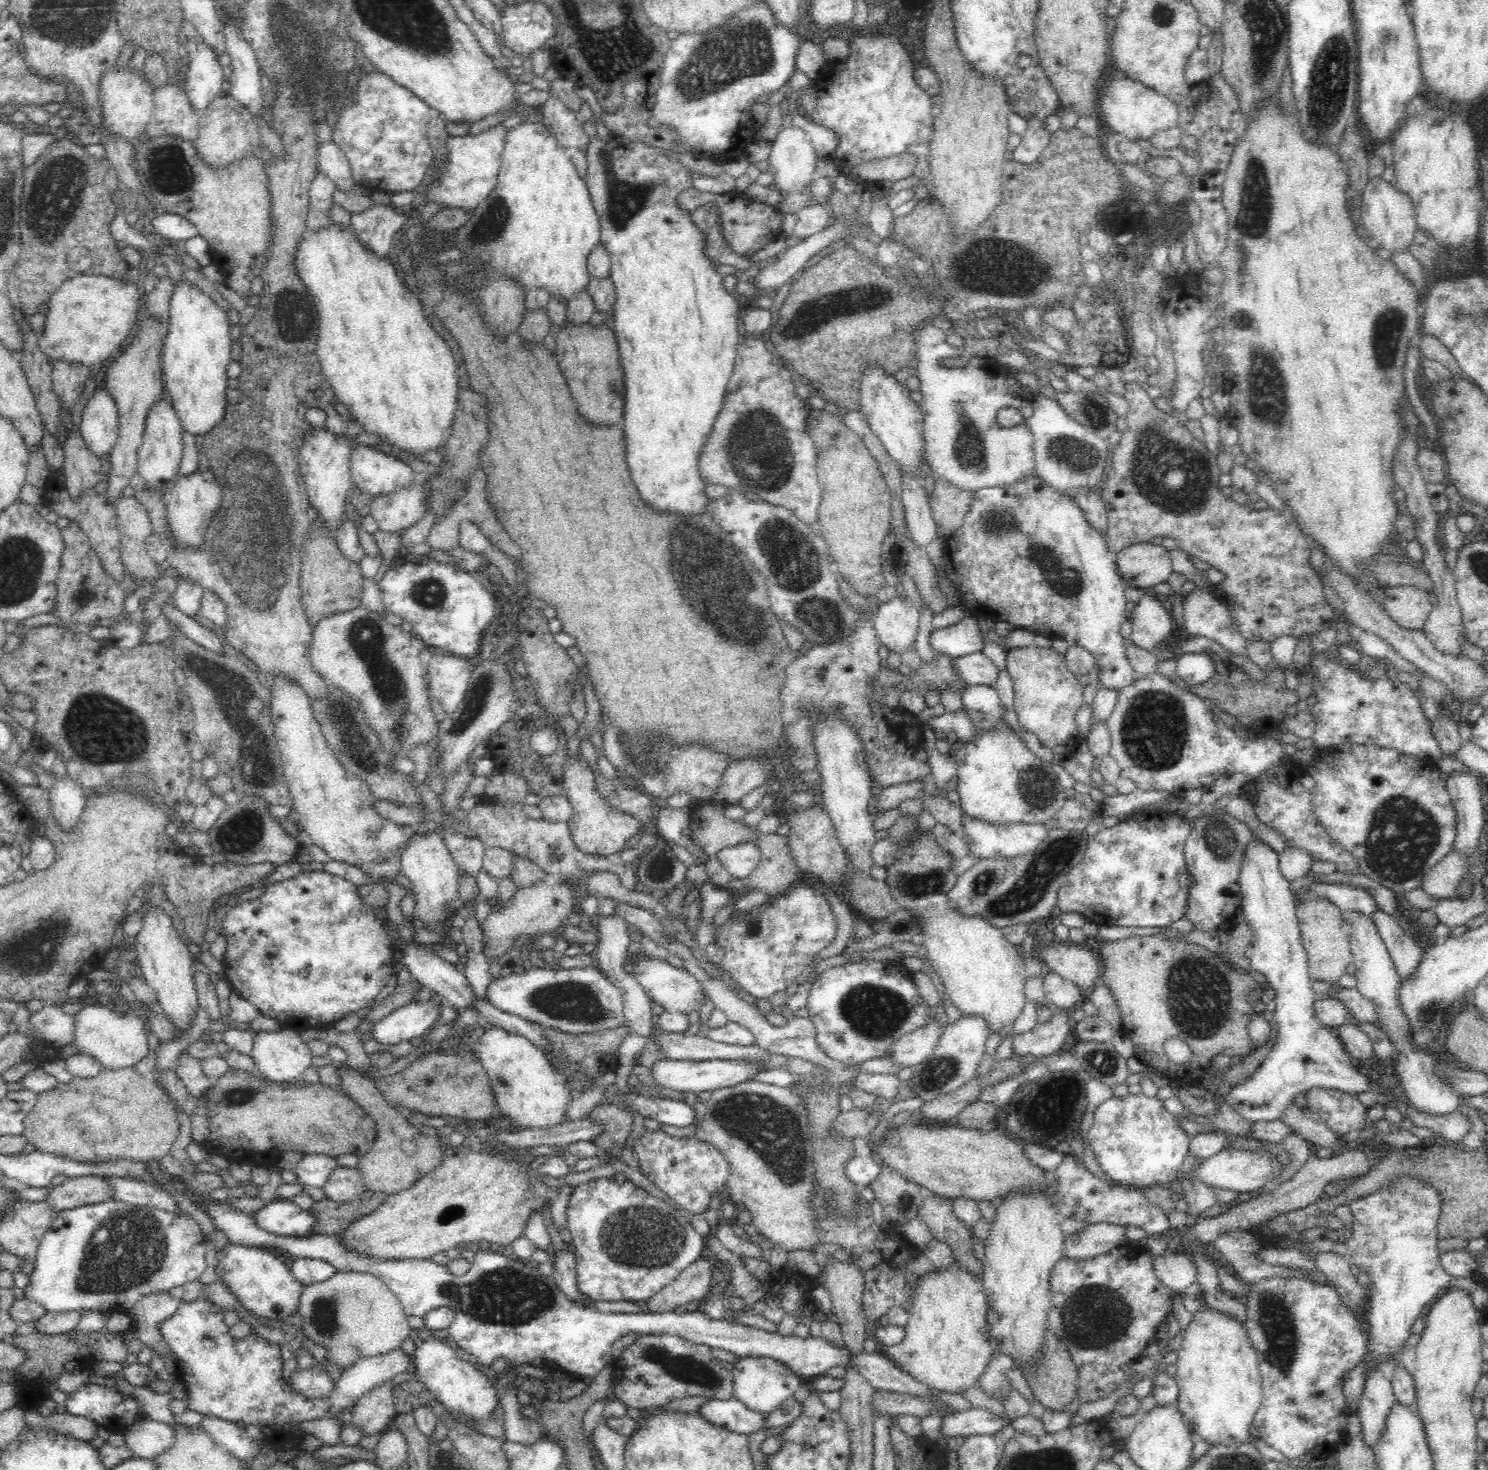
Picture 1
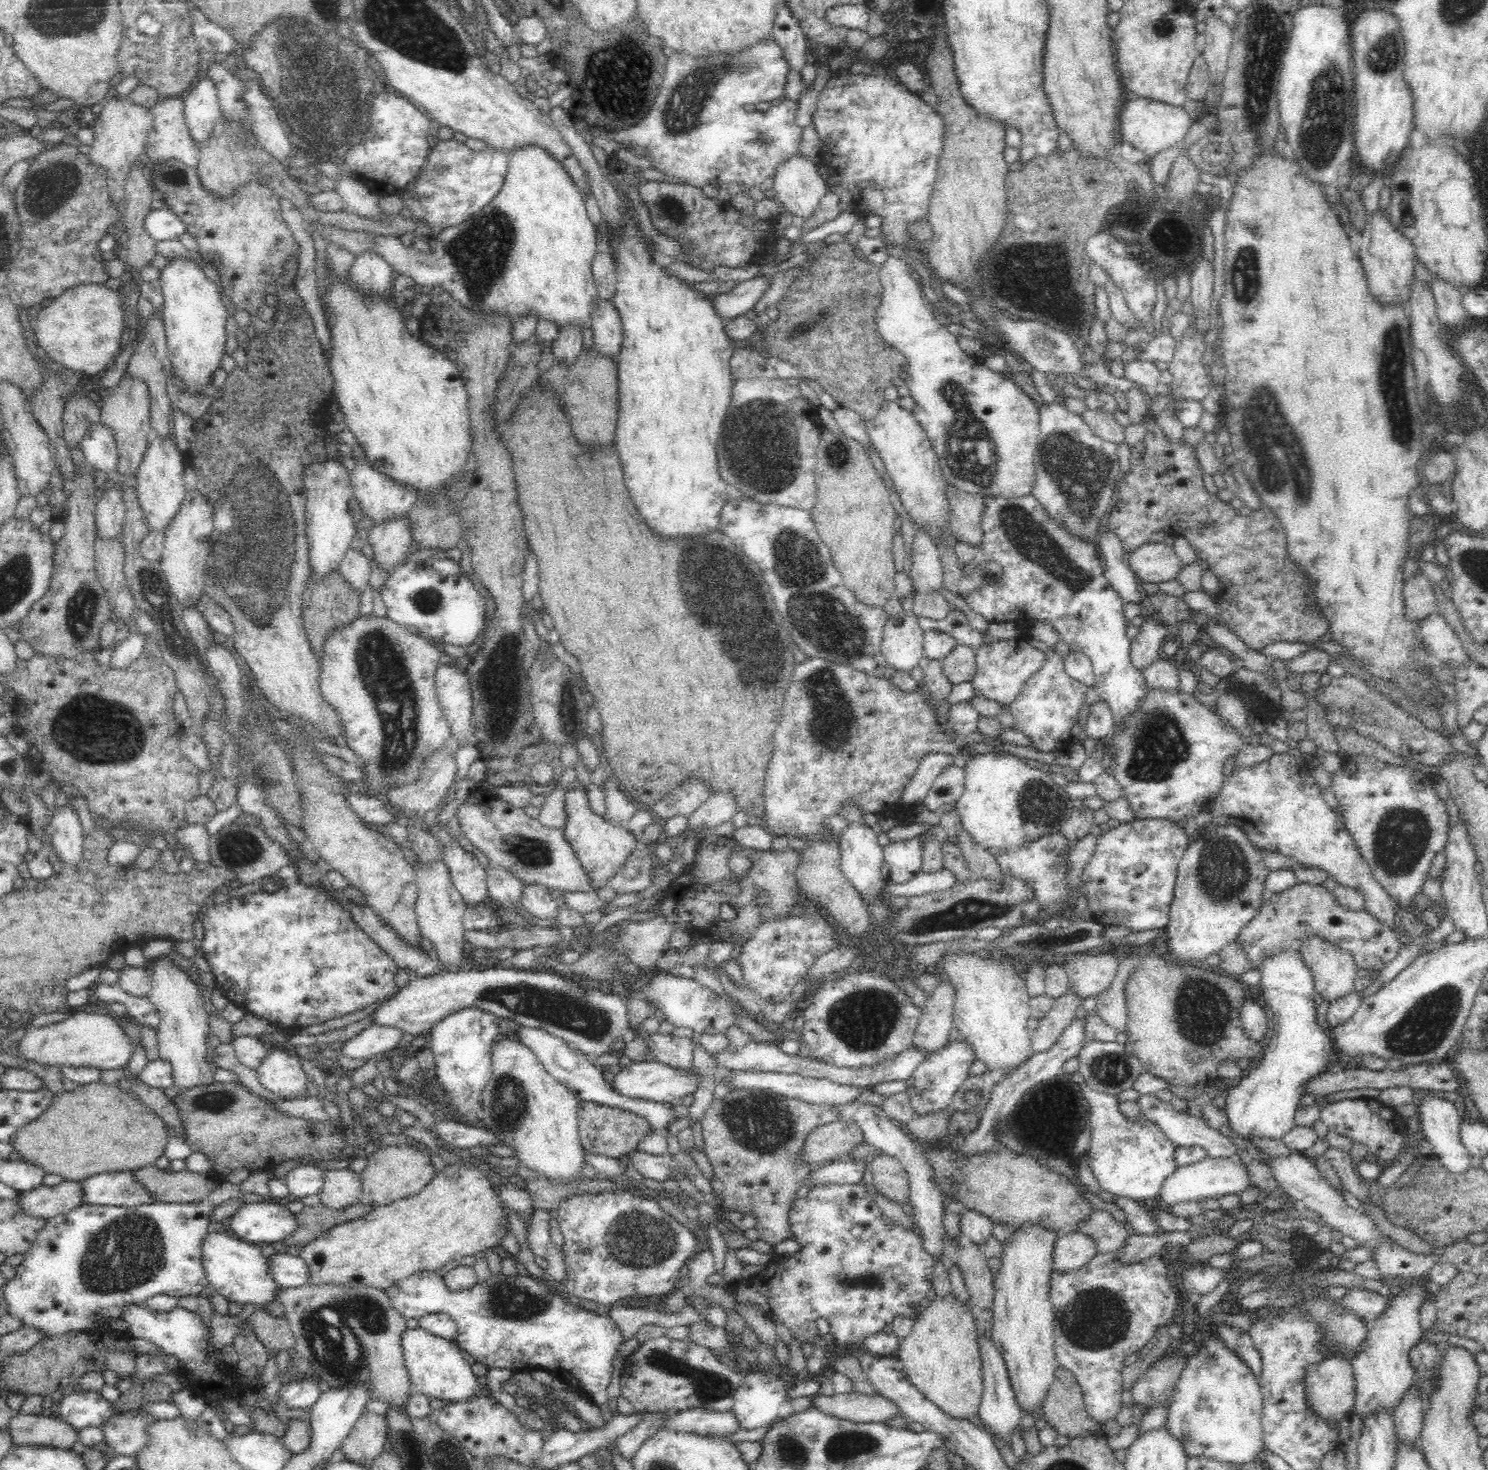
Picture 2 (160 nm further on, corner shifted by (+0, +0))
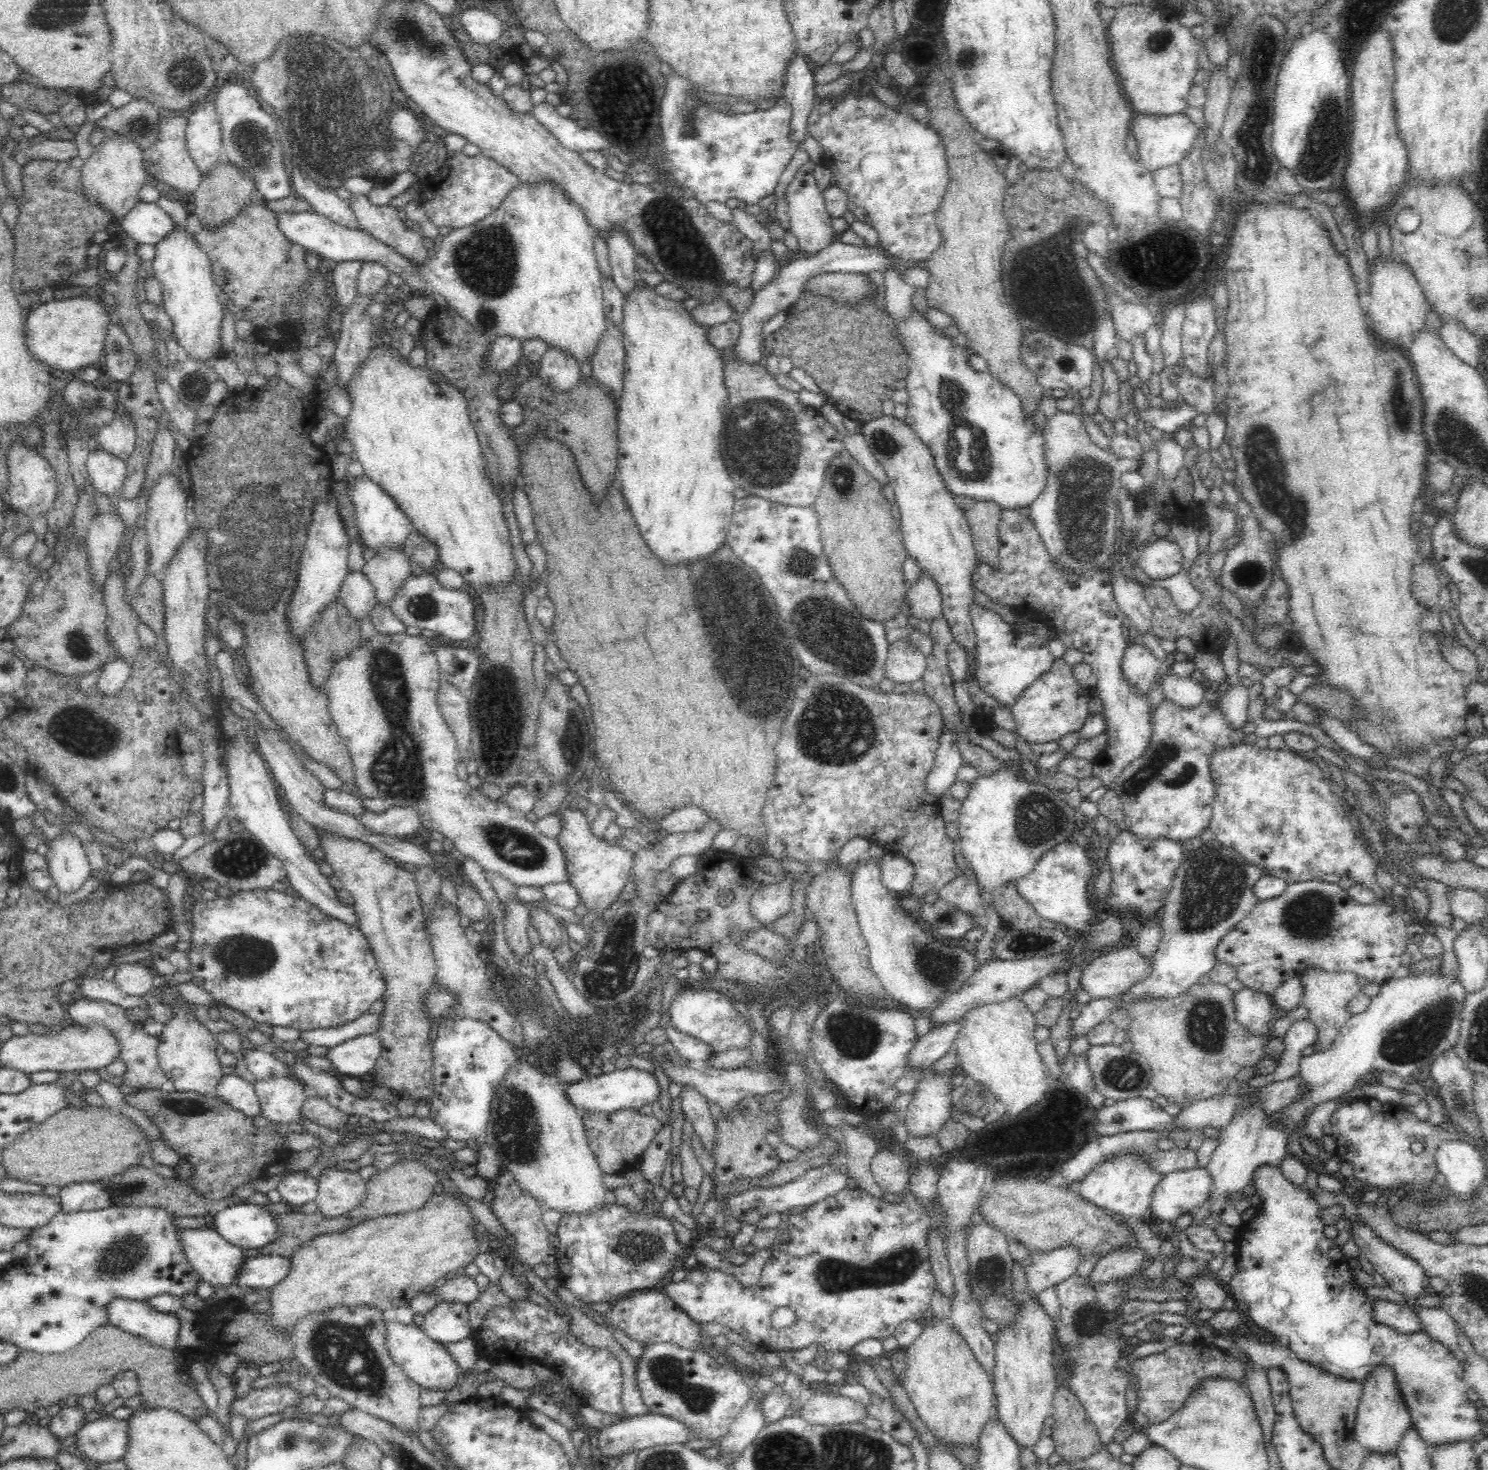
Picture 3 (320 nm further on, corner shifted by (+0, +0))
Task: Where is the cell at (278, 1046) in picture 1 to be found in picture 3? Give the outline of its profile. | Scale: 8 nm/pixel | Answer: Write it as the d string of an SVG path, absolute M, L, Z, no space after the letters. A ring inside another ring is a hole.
M282 1077L280 1079L268 1079L256 1081L255 1091L260 1101L260 1114L274 1125L277 1129L269 1129L278 1131L280 1128L286 1128L289 1124L297 1123L300 1120L300 1107L306 1100L306 1088L302 1085L301 1079L292 1079L292 1077Z

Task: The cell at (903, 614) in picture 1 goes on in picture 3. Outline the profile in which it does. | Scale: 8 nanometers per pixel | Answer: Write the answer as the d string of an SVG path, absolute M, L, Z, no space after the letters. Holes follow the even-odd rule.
M903 638L889 644L885 662L885 678L892 681L894 685L910 686L922 680L926 665L926 655Z

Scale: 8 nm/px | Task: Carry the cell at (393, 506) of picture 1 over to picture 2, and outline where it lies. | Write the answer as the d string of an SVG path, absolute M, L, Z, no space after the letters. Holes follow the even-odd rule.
M408 519L389 520L369 528L367 543L373 549L372 563L388 575L409 562L408 554L413 539Z

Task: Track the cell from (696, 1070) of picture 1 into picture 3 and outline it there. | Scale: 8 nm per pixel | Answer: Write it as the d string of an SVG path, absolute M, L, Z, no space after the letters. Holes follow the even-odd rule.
M632 1067L626 1070L617 1070L610 1073L601 1073L594 1076L584 1076L578 1082L565 1084L566 1099L578 1113L588 1111L611 1113L624 1109L638 1109L645 1104L651 1104L659 1098L657 1077L644 1070Z

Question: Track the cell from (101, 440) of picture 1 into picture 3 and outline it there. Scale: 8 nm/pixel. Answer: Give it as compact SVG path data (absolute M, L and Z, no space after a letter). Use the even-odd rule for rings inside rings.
M97 449L90 453L86 467L96 495L105 495L110 499L121 498L121 490L128 476L124 461Z

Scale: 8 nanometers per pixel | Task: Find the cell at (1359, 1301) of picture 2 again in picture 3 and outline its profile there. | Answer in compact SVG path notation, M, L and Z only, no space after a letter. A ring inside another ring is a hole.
M1376 1299L1373 1307L1373 1318L1379 1323L1395 1328L1398 1332L1412 1334L1423 1330L1421 1320L1410 1306Z

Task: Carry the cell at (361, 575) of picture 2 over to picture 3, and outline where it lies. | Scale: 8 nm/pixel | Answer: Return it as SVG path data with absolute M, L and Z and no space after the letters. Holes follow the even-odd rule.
M362 571L346 575L336 600L348 609L348 614L352 619L356 619L358 624L365 618L371 618L372 611L377 605L374 587Z

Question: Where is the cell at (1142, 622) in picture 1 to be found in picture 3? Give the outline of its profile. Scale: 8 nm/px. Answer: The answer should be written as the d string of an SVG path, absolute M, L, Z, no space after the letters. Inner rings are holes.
M1128 644L1120 660L1120 669L1126 683L1130 683L1131 688L1143 698L1146 698L1151 690L1160 665L1158 659L1145 645Z

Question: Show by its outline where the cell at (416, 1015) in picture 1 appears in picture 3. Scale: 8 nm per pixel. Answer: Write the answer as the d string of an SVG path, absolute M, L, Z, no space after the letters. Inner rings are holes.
M376 1034L358 1036L327 1049L324 1057L340 1077L367 1080L380 1056L381 1046Z

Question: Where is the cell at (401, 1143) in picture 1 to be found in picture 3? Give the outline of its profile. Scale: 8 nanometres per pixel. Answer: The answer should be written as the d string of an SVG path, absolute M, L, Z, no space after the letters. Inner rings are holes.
M404 1159L402 1164L396 1162L388 1170L378 1171L374 1178L367 1181L366 1198L362 1204L347 1212L346 1215L350 1217L350 1222L355 1225L379 1216L417 1211L431 1199L434 1194L434 1186L438 1184L438 1181L437 1174L426 1168L424 1164L420 1164L416 1160Z

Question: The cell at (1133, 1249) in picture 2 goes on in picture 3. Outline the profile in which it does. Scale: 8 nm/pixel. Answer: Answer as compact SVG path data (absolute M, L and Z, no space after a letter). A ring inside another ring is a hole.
M1139 1247L1113 1250L1098 1259L1088 1278L1090 1285L1101 1285L1138 1274L1150 1260Z

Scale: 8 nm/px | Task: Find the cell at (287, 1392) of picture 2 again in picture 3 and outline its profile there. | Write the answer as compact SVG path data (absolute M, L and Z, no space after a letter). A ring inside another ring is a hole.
M267 1385L252 1390L246 1397L238 1398L230 1404L231 1416L250 1420L261 1420L264 1416L282 1413L284 1408L301 1404L301 1395L292 1388L278 1388Z

